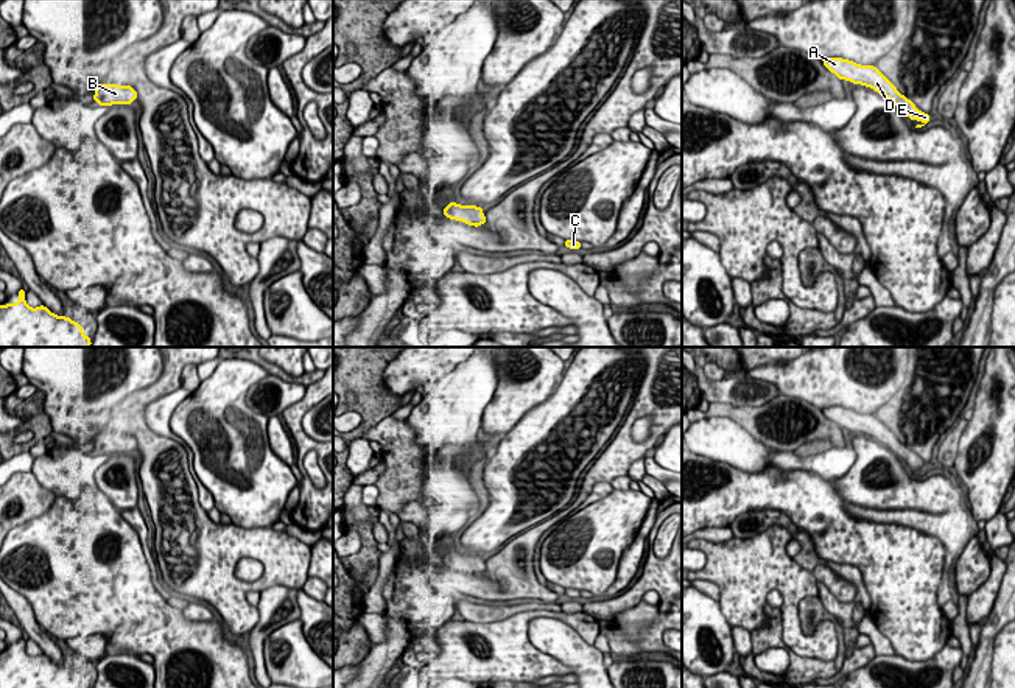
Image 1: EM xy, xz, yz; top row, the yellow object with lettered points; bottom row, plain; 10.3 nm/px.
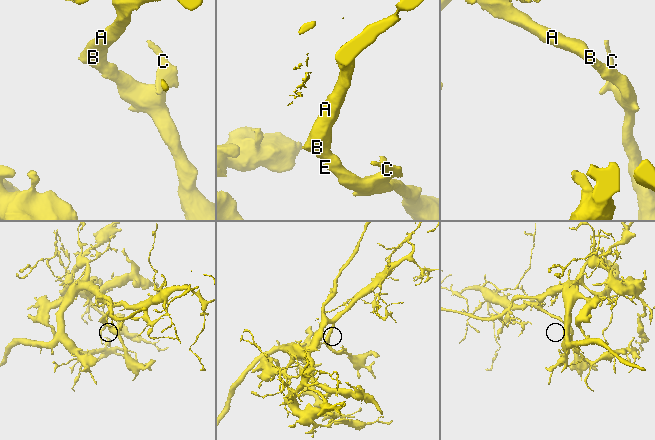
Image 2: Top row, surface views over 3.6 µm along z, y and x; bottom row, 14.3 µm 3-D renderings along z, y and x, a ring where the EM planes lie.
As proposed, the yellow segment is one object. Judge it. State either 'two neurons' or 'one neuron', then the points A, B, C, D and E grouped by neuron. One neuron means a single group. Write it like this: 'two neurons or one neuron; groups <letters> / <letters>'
one neuron; groups A B C D E

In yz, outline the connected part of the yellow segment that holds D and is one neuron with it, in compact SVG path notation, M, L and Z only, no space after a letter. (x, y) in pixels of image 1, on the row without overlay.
M830 406L822 409L822 412L839 428L847 428L858 434L862 433L889 447L897 455L897 458L904 461L911 469L925 470L923 473L918 472L915 476L922 476L929 472L931 465L925 461L920 461L915 453L901 444L876 416L861 414L842 406Z

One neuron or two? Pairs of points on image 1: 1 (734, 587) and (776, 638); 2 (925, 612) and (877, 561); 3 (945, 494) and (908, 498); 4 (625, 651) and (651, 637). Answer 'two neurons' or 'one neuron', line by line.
1: two neurons
2: one neuron
3: one neuron
4: one neuron

